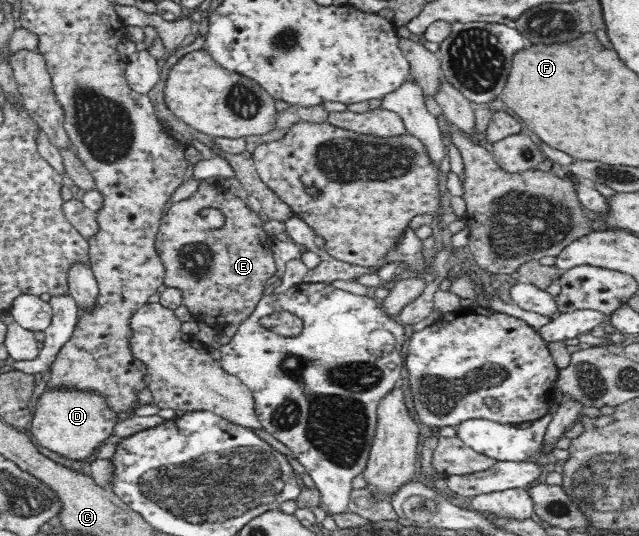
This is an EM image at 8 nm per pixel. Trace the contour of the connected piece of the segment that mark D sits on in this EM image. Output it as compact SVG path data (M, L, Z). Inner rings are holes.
M45 388L31 413L32 422L27 432L36 444L48 448L61 456L73 460L92 459L92 455L102 446L103 440L113 435L115 424L123 417L111 408L106 396L96 390L78 390L78 388Z

